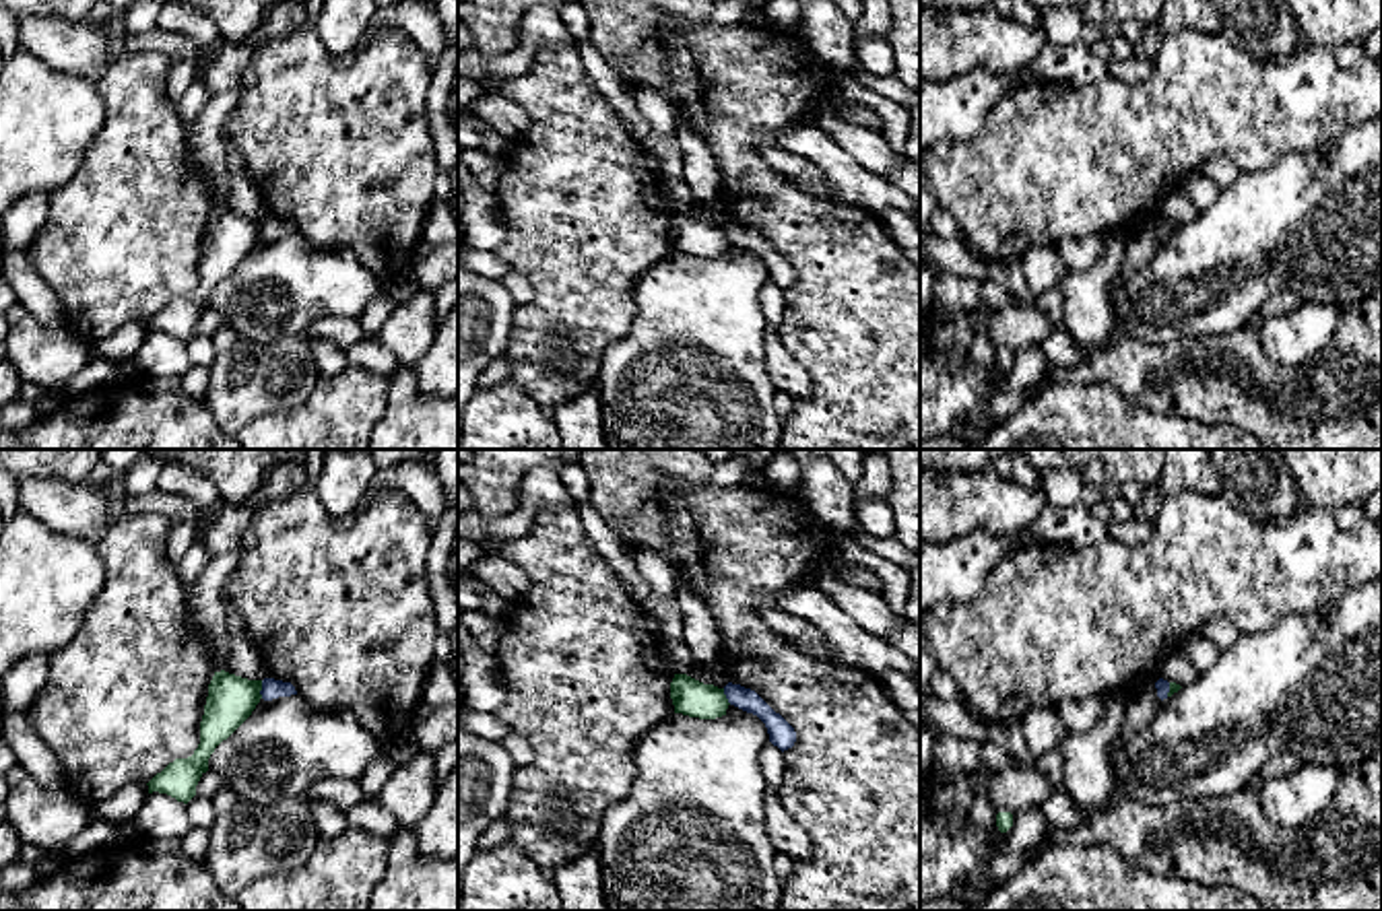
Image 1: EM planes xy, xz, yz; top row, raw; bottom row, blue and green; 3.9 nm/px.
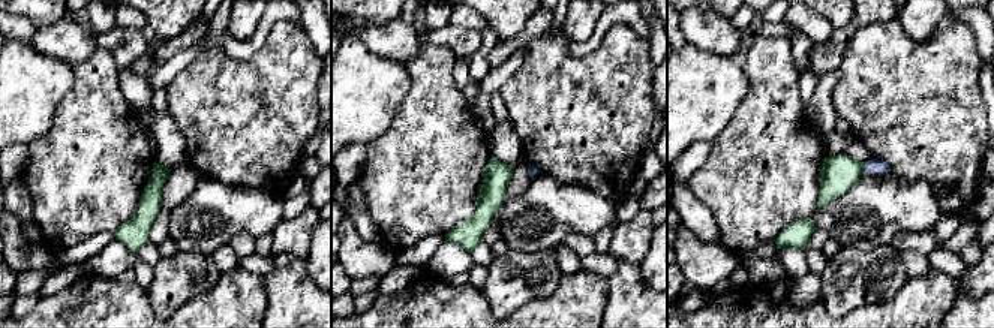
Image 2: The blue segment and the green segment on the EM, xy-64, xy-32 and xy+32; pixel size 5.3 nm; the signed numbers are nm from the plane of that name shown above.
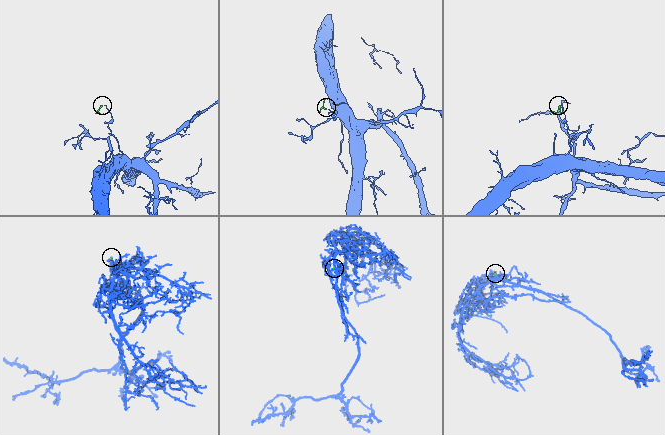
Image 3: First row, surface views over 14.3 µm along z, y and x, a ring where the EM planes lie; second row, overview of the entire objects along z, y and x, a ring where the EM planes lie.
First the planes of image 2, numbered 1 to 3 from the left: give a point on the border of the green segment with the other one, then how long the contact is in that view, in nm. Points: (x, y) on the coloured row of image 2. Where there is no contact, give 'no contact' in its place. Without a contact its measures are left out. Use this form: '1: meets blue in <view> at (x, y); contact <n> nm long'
1: no contact
2: no contact
3: meets blue in xy+32 at (864, 168); contact 50 nm long

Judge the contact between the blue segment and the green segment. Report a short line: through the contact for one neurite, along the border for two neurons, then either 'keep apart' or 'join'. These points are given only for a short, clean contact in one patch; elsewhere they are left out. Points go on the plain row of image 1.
line xy (262, 219), (260, 235); keep apart

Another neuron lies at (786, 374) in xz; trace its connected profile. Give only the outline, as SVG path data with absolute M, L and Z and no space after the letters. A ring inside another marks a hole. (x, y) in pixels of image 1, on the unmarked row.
M778 332L765 334L765 371L774 387L790 394L794 400L813 396L809 371L786 350Z

